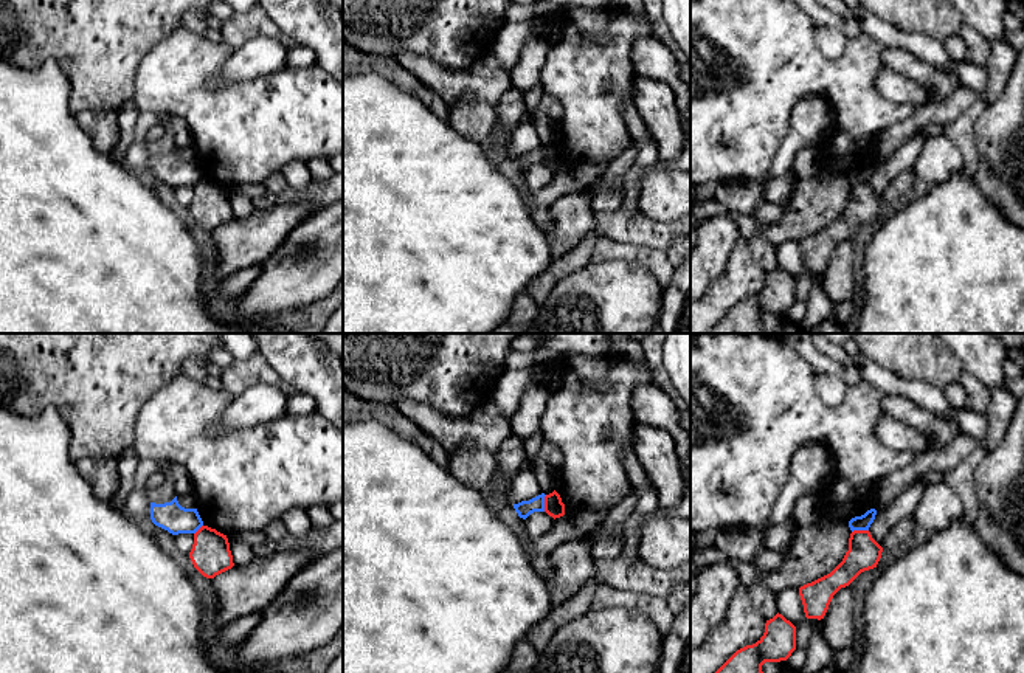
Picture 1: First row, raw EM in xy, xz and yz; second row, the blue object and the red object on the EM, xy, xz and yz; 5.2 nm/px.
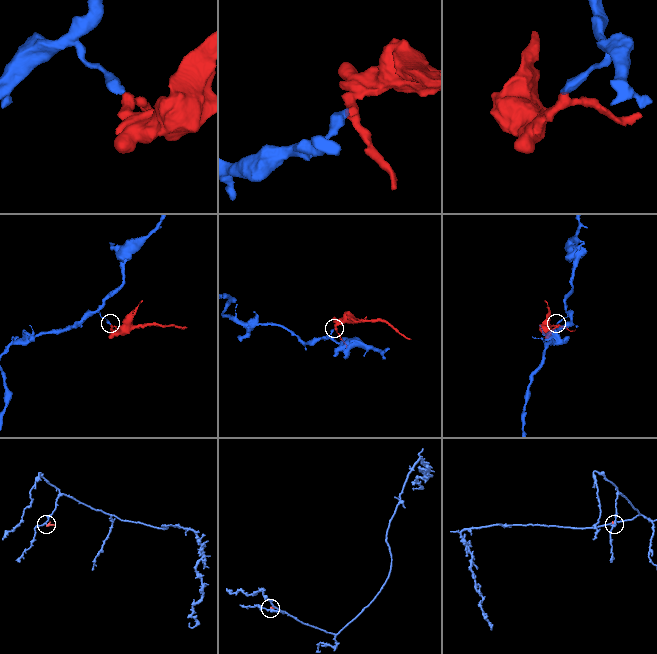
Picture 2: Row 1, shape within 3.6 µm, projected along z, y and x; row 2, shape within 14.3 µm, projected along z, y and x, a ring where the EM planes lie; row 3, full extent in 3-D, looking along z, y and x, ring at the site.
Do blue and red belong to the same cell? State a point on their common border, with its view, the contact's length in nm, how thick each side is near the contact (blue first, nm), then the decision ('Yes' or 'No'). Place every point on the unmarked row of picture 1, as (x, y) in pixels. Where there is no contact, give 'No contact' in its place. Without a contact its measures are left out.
Touches blue at xz (543, 155). Shared border 90 nm. Thickness 80 nm (blue) against 100 nm. No

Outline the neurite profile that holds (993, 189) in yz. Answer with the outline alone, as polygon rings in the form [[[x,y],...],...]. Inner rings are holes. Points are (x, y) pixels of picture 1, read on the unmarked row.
[[[981,160],[973,180],[982,195],[995,205],[1013,225],[1024,230],[1024,205],[1018,197],[991,172],[988,163]]]

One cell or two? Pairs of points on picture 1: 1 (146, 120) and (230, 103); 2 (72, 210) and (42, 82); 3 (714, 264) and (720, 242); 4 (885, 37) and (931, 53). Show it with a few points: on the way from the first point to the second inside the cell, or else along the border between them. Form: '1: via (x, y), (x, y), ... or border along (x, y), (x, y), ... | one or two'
1: border along (137, 110), (160, 113) | two
2: via (42, 179), (42, 113) | one
3: via (714, 259), (716, 247) | one
4: via (896, 39), (920, 45) | one

